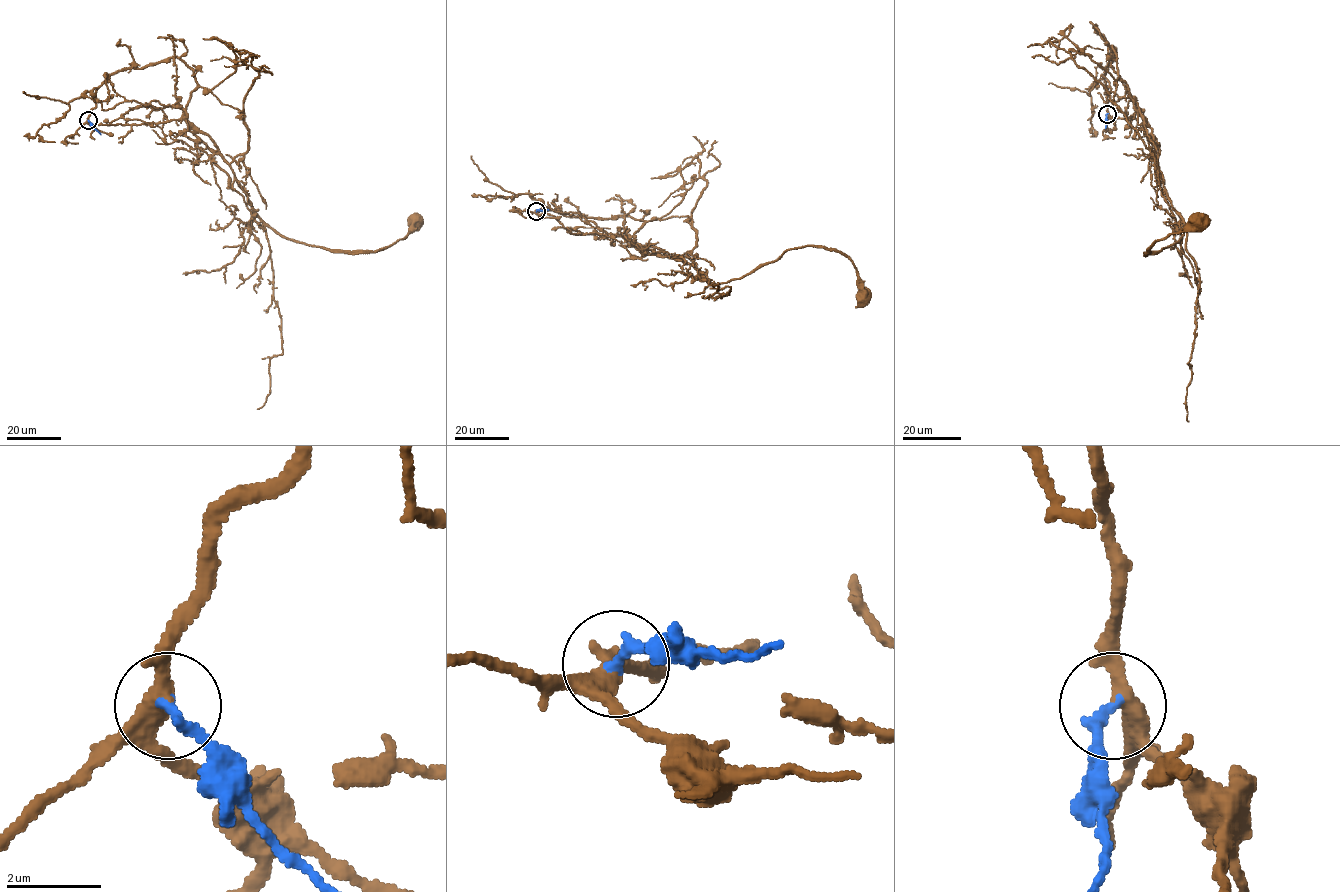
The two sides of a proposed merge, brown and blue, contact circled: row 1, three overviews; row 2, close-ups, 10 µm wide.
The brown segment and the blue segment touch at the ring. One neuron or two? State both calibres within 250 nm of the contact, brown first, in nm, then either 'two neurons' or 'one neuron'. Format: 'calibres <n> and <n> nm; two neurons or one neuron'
calibres 300 and 280 nm; one neuron

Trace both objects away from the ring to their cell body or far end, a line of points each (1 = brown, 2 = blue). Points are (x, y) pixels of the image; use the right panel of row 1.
1: (1107, 114), (1112, 46), (1184, 222), (1178, 241), (1145, 253), (1196, 219)
2: (1107, 114), (1105, 128)

